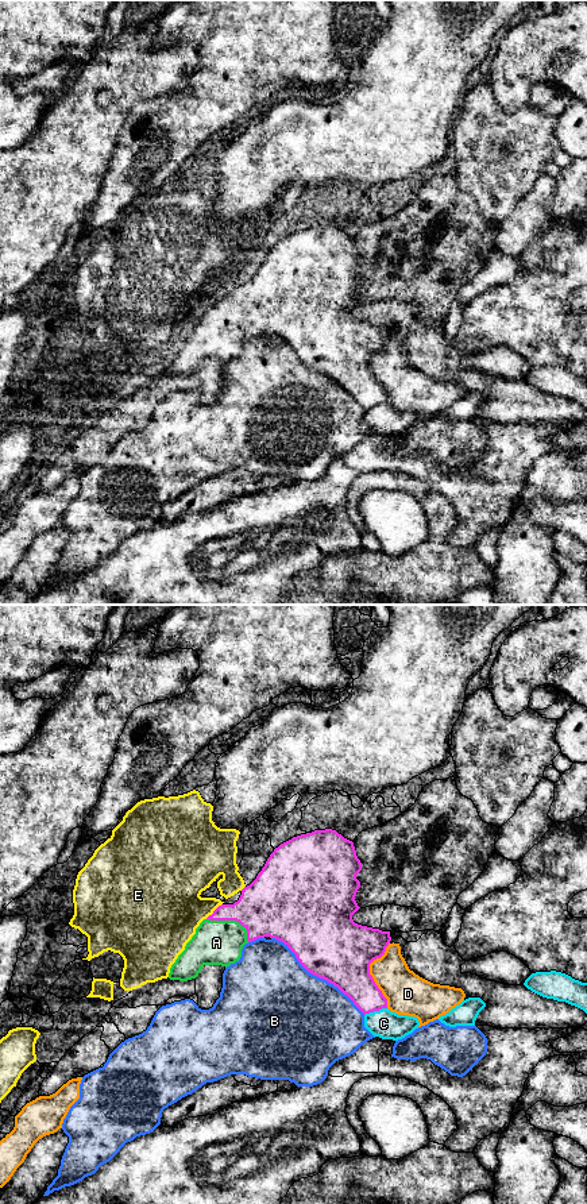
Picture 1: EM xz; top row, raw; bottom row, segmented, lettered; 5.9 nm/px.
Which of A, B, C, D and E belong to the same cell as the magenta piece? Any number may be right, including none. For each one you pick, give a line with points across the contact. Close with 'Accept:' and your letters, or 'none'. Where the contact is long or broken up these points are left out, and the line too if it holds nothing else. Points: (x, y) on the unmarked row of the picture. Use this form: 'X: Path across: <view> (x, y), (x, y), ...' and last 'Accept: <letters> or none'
Accept: A

